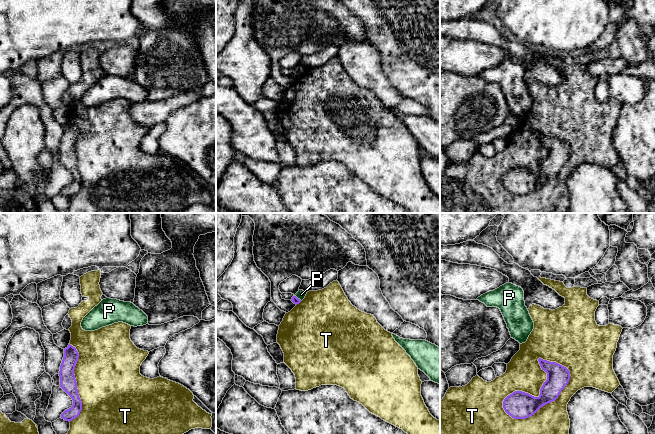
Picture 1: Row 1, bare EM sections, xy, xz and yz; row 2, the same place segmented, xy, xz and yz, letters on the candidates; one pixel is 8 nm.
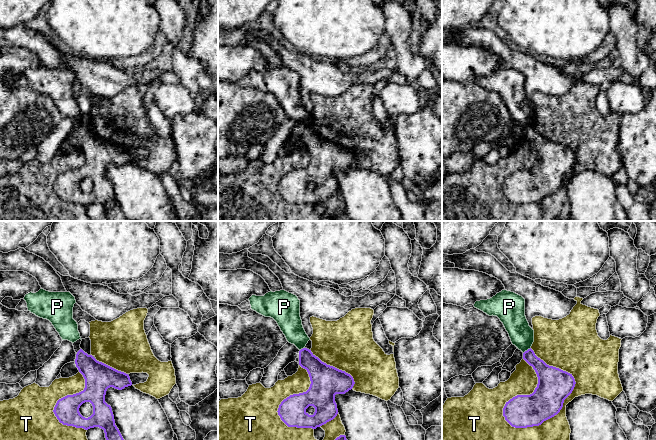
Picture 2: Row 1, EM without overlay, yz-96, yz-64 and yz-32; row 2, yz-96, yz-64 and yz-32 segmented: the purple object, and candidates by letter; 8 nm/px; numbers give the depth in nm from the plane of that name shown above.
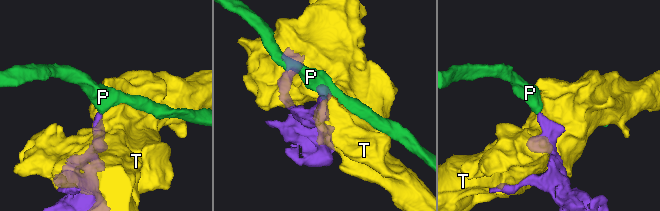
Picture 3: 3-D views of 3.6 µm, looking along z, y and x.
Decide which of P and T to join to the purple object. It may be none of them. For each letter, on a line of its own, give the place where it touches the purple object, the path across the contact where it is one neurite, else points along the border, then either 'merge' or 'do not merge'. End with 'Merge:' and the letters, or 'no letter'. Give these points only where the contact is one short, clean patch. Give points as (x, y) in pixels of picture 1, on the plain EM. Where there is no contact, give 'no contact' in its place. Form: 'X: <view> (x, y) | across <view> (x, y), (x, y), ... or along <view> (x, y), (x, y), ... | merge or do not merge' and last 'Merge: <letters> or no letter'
P: xz (297, 74) | along xz (295, 71), (301, 76) | do not merge
T: yz (543, 181) | do not merge
Merge: no letter

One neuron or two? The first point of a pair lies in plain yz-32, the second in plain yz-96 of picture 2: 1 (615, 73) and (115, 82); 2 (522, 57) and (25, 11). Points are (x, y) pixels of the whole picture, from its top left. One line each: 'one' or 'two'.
1: one
2: two

